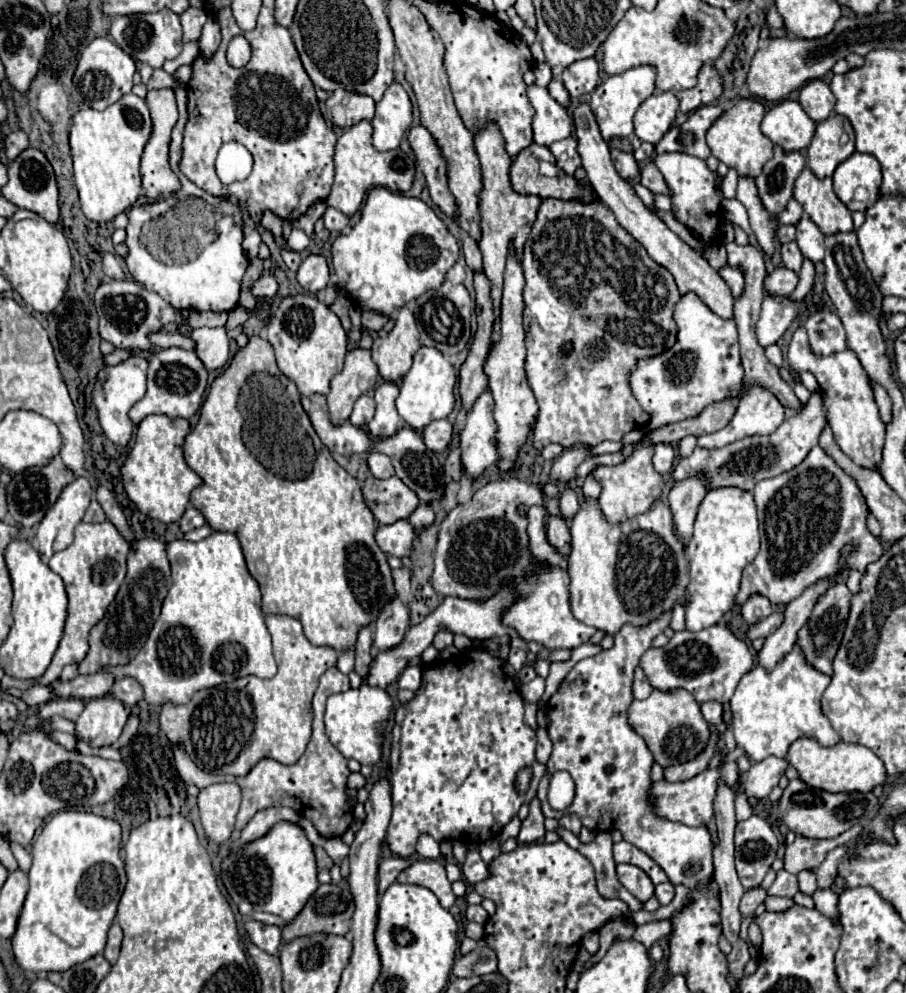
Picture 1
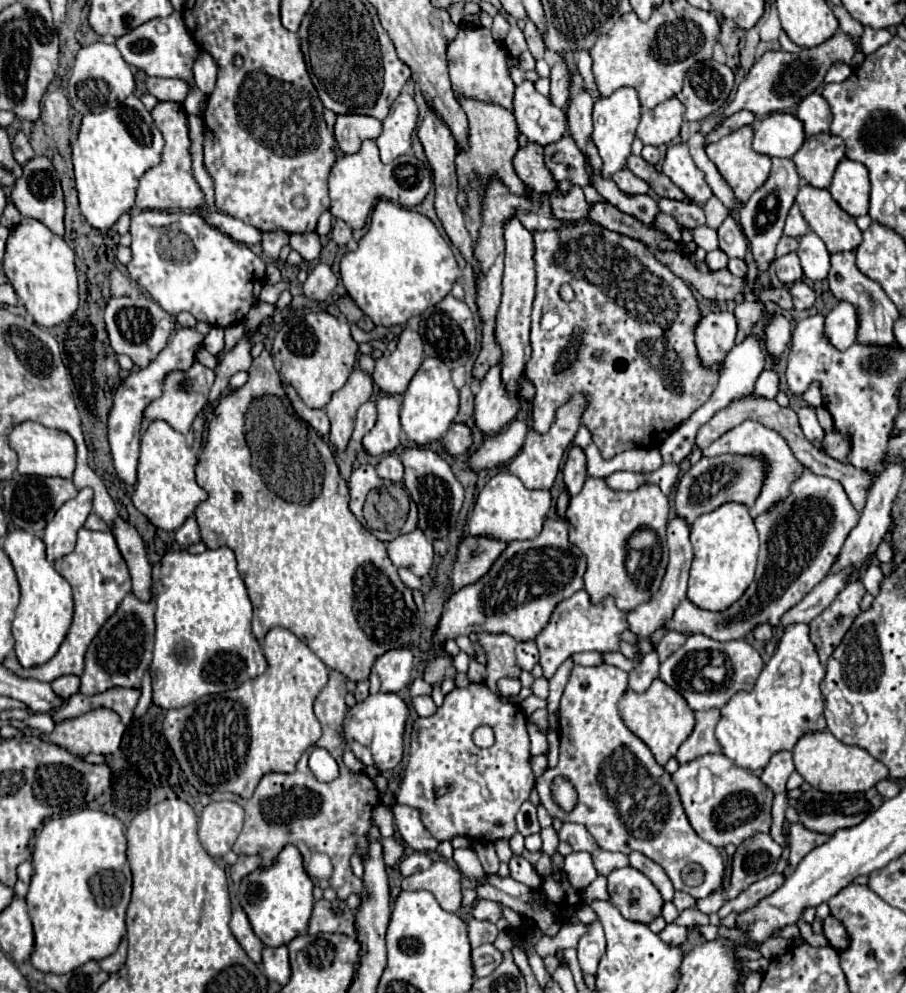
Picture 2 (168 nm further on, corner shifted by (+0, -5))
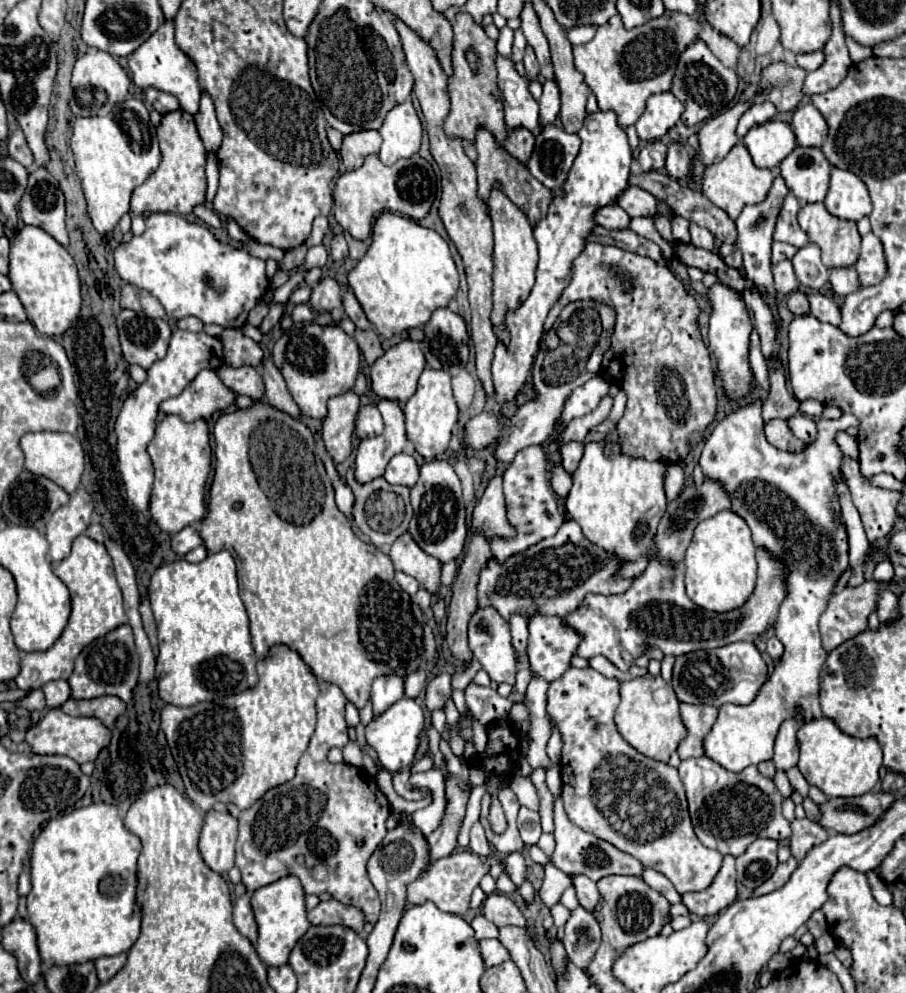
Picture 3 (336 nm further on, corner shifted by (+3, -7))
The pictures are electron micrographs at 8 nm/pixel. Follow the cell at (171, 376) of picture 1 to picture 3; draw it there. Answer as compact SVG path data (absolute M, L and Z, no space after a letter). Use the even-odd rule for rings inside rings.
M203 369L181 395L163 401L159 409L163 413L173 413L187 423L195 419L207 421L213 413L225 411L235 405L235 397L235 391L225 387L215 371Z

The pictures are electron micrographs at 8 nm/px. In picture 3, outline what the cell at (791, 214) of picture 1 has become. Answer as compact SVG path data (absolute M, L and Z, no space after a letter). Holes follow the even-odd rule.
M787 195L785 201L783 201L783 207L781 207L781 213L777 217L777 225L775 225L775 231L773 231L773 239L775 241L783 241L783 243L789 243L797 249L805 247L809 243L805 231L801 231L799 223L797 223L797 211L799 211L801 203L795 195Z

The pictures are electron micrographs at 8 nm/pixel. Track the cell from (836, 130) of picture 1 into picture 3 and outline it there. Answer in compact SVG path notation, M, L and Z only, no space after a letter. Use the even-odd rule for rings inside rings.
M795 147L781 163L781 177L789 191L801 203L817 203L825 199L829 189L831 163L817 147Z

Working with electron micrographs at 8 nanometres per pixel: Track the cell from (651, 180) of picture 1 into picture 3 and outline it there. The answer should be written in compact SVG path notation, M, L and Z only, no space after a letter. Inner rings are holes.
M691 223L691 243L695 247L701 247L701 249L707 249L707 251L713 251L713 245L715 245L715 237L709 229L705 227L699 227L697 223Z

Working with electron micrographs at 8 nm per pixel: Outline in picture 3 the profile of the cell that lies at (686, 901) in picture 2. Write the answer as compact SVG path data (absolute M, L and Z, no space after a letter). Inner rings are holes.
M725 855L719 873L715 875L713 883L697 893L685 893L683 903L687 909L697 917L711 917L729 907L737 897L737 883L735 883L735 857Z

